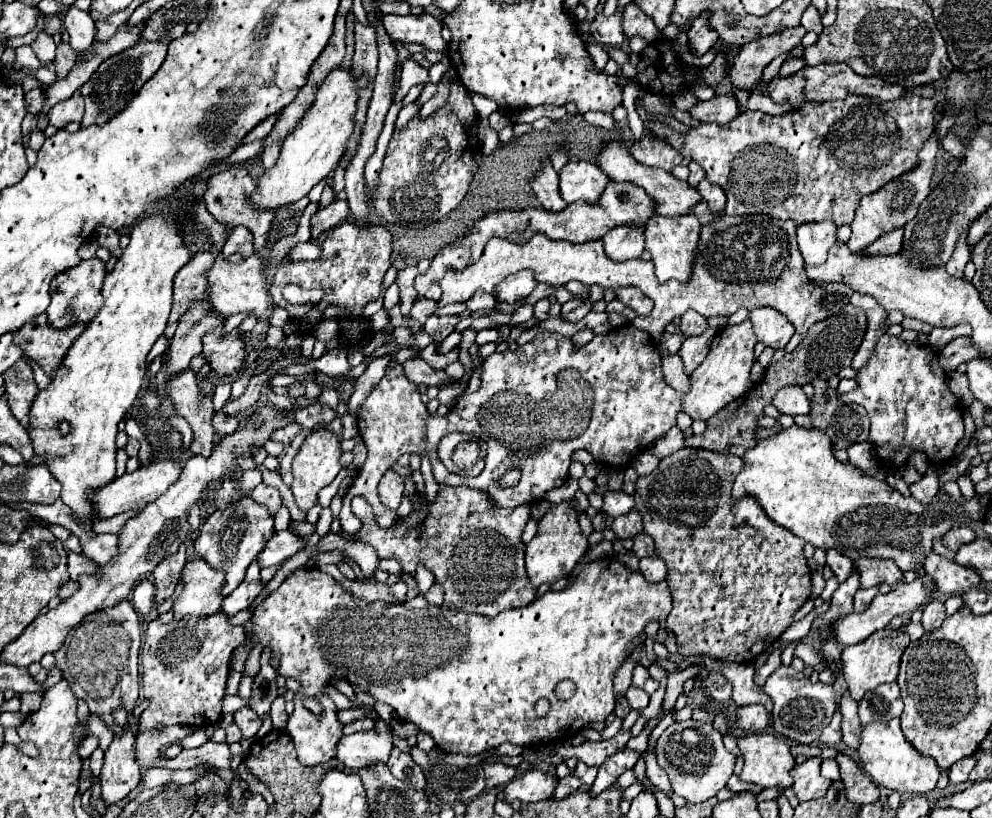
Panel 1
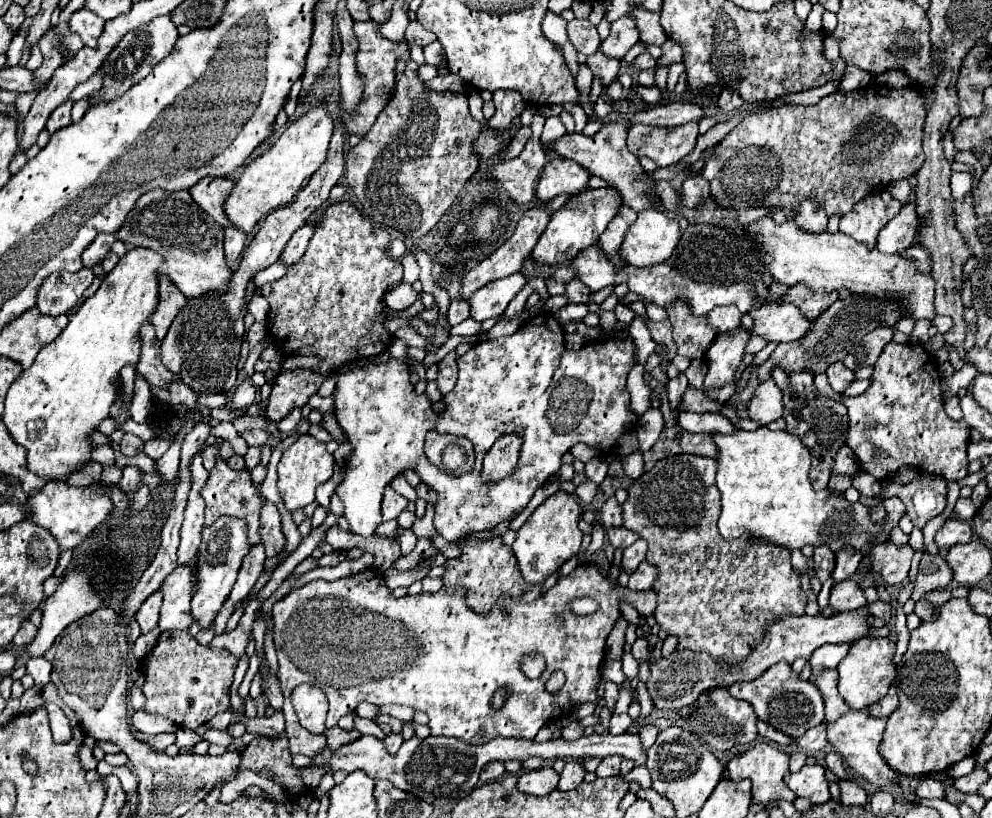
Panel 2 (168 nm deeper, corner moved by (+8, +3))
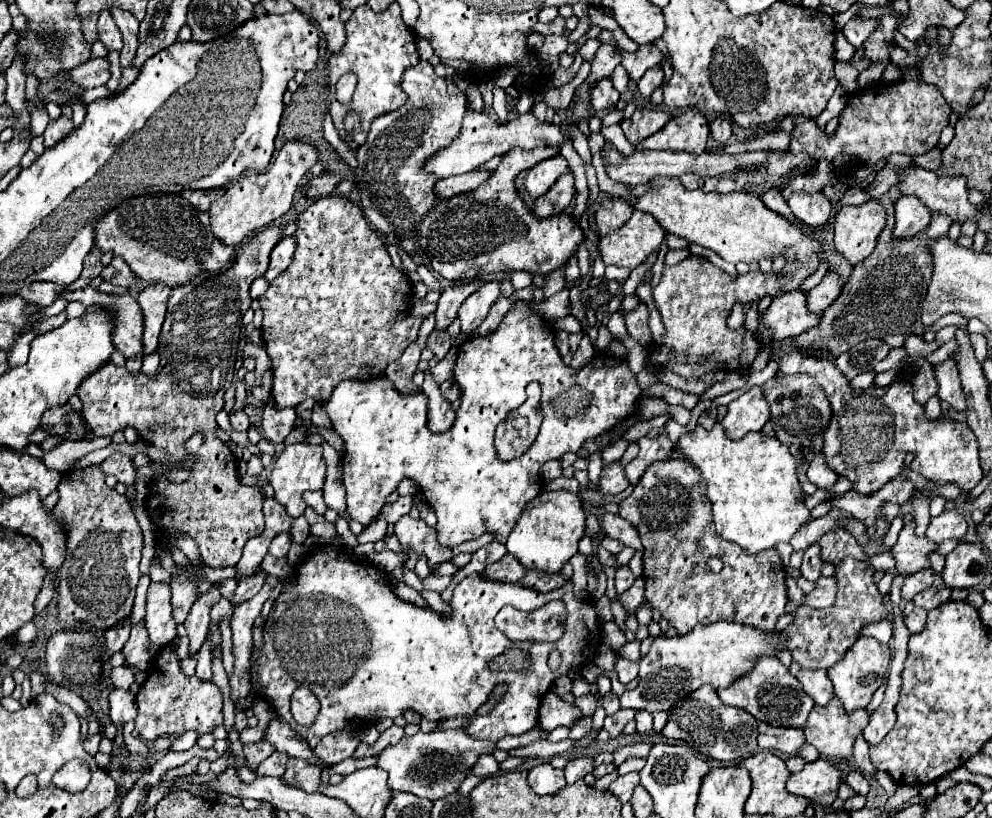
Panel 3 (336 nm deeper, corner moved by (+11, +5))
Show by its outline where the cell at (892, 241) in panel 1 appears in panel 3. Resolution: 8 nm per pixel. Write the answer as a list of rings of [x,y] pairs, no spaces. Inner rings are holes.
[[[901,197],[895,203],[895,219],[895,237],[913,237],[929,225],[931,211],[919,201],[919,197]]]

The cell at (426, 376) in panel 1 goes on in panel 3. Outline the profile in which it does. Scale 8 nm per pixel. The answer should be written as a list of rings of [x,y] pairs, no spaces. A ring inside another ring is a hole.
[[[453,347],[453,349],[447,353],[447,357],[445,357],[443,361],[439,361],[435,367],[431,367],[431,369],[429,369],[429,375],[433,377],[433,381],[435,381],[437,385],[441,385],[443,381],[447,381],[447,379],[453,375],[455,355],[457,355],[457,349]]]

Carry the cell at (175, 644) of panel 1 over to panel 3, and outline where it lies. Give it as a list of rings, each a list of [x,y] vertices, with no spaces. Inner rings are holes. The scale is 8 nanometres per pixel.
[[[169,645],[161,653],[155,655],[147,669],[147,681],[139,689],[135,701],[137,701],[137,731],[143,737],[143,741],[155,741],[163,735],[179,737],[187,731],[197,731],[199,737],[205,733],[213,733],[219,725],[223,725],[223,697],[219,687],[213,681],[199,681],[197,677],[185,677],[179,659],[175,655],[175,649]]]

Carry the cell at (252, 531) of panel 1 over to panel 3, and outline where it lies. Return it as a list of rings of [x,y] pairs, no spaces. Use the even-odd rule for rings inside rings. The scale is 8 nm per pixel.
[[[215,583],[209,593],[199,595],[193,609],[189,611],[189,615],[185,619],[185,629],[187,629],[187,637],[189,637],[189,657],[193,657],[205,643],[205,637],[209,631],[209,621],[211,621],[209,611],[211,611],[211,605],[215,605],[219,601],[219,597],[221,597],[219,585]]]

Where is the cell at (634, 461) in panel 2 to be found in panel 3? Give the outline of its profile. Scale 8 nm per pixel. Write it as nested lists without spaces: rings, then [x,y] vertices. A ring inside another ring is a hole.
[[[619,461],[603,467],[597,491],[603,495],[617,495],[629,487],[629,481],[625,479],[625,471]]]

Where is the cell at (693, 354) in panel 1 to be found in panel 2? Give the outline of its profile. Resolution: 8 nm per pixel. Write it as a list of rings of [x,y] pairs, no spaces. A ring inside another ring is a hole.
[[[678,373],[674,379],[668,381],[668,399],[670,399],[670,405],[672,409],[678,413],[678,401],[682,397],[682,393],[686,391],[688,387],[688,379],[686,379],[686,373]]]

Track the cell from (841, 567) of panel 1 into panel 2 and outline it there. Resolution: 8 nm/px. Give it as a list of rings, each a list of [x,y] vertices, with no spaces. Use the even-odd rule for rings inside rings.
[[[816,547],[814,549],[814,571],[816,571],[816,577],[822,583],[826,579],[830,579],[832,571],[834,571],[834,565],[836,565],[836,557],[828,547]]]

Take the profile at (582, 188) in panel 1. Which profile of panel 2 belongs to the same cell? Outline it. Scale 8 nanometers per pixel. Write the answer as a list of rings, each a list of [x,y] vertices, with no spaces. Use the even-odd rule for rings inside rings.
[[[556,157],[544,165],[544,171],[540,173],[536,197],[540,201],[550,201],[558,195],[576,195],[582,189],[586,189],[590,179],[590,173],[578,165],[576,161]]]

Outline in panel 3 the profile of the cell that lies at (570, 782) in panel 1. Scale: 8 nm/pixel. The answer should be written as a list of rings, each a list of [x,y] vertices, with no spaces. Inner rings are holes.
[[[587,755],[587,757],[577,757],[577,759],[571,759],[565,767],[565,779],[567,783],[575,783],[577,779],[583,779],[587,773],[593,771],[593,757]]]

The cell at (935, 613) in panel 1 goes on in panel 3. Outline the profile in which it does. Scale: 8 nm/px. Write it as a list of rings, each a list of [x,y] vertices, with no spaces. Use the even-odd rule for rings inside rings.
[[[935,583],[929,589],[925,589],[919,595],[915,595],[913,603],[915,603],[915,607],[923,607],[923,609],[931,611],[931,609],[939,607],[941,603],[949,601],[949,595],[951,595],[949,587],[945,587],[943,583]]]

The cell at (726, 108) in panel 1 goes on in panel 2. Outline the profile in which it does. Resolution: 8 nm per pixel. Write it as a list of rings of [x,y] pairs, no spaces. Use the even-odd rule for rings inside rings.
[[[666,103],[666,105],[656,105],[648,107],[640,113],[634,115],[632,123],[644,123],[644,125],[656,125],[656,127],[676,127],[684,125],[690,121],[702,119],[704,111],[696,103]]]

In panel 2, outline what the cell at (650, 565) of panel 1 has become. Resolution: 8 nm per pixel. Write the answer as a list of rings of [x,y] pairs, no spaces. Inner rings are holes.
[[[640,563],[640,567],[634,571],[634,573],[630,573],[630,583],[628,583],[628,587],[630,589],[636,589],[636,591],[646,591],[646,589],[652,589],[652,583],[656,581],[656,575],[658,575],[658,571],[656,571],[656,567],[652,565],[652,563]]]

